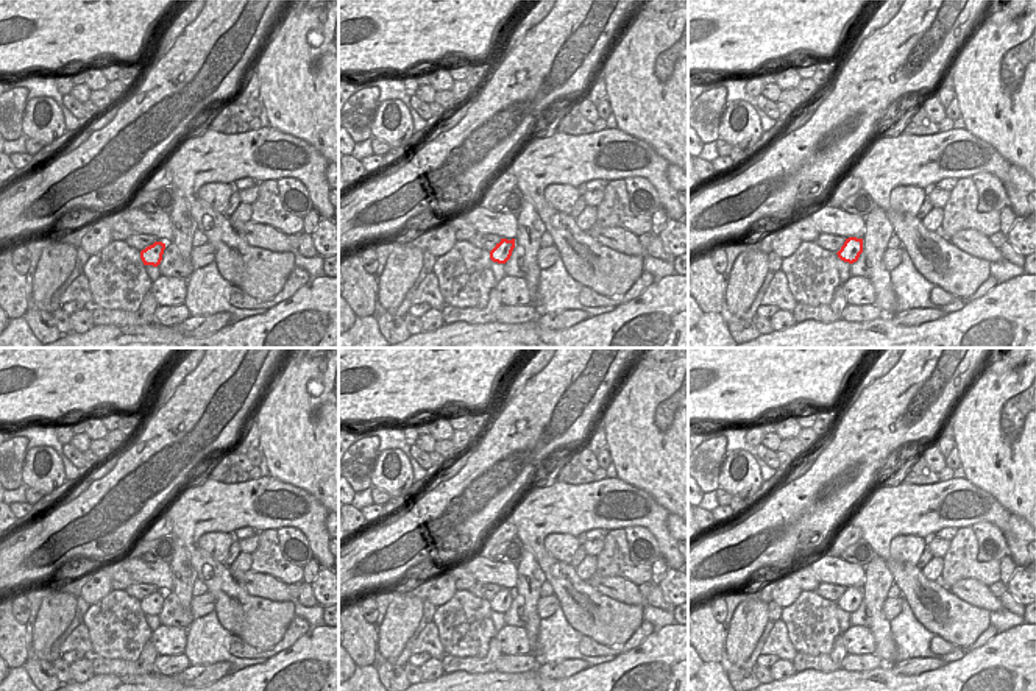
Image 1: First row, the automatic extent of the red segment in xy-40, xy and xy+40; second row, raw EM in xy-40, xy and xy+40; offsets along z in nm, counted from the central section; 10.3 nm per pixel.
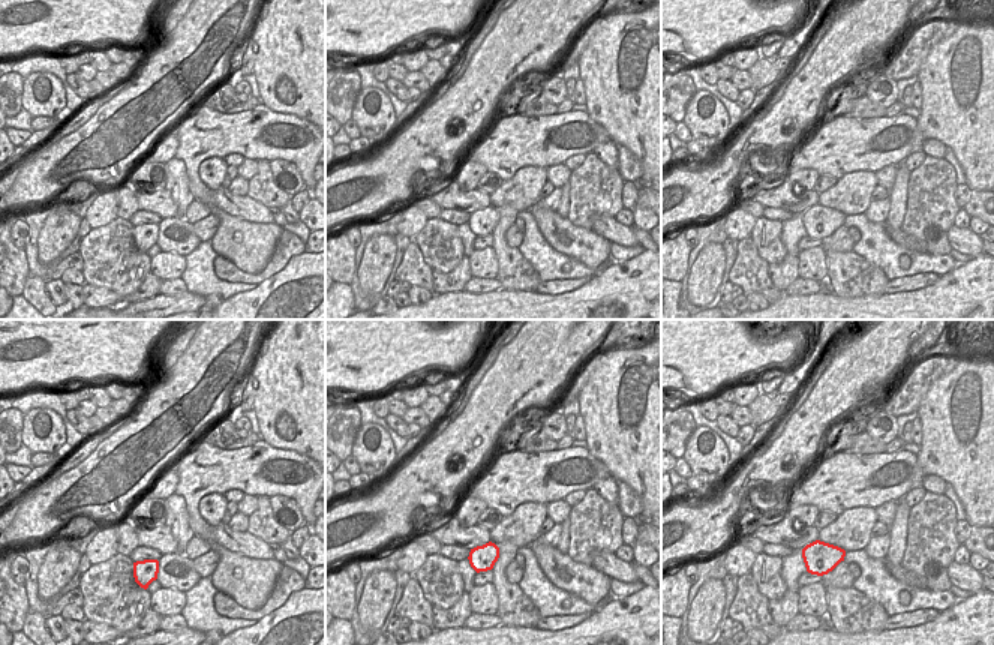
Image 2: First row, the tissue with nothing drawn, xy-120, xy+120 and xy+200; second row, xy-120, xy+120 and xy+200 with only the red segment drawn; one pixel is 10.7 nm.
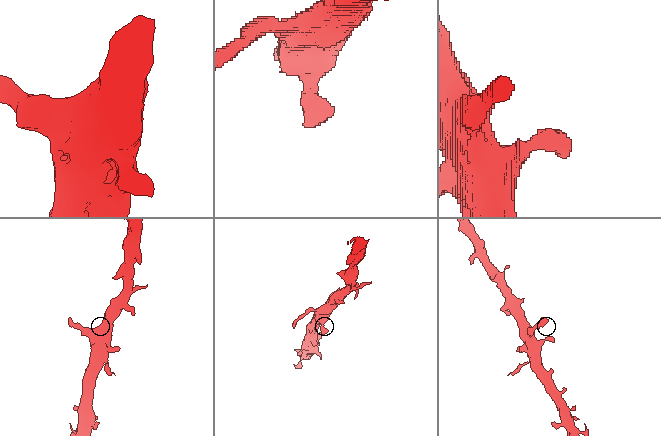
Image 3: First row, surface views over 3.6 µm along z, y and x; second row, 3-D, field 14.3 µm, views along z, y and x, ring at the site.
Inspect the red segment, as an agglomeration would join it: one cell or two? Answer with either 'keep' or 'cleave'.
keep

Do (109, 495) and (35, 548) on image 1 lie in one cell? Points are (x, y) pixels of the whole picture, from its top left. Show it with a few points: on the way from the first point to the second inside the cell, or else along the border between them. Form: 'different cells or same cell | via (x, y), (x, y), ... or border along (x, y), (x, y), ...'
same cell | via (91, 513), (78, 526), (64, 526), (53, 532)

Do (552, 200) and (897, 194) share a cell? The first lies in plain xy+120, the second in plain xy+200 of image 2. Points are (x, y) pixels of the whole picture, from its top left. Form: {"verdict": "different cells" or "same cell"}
{"verdict": "different cells"}

